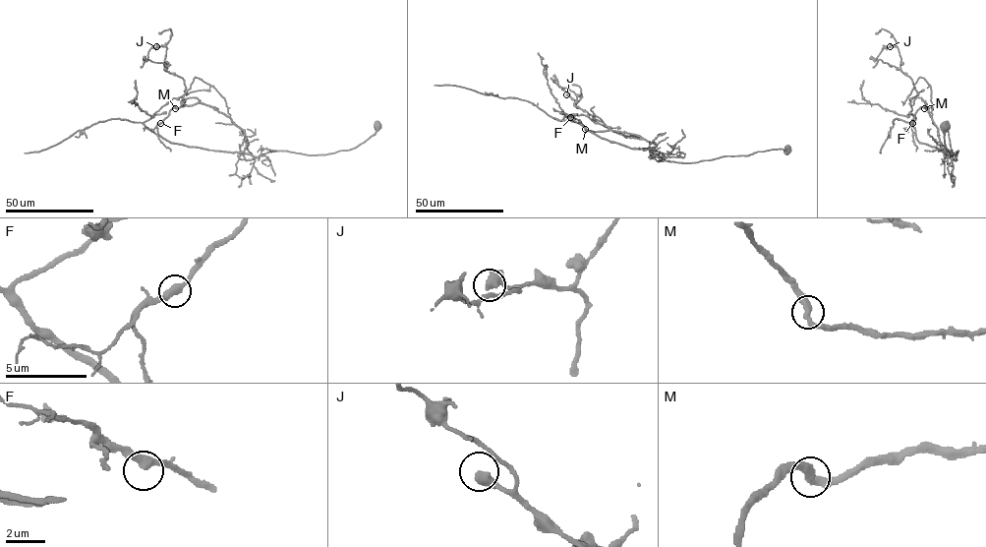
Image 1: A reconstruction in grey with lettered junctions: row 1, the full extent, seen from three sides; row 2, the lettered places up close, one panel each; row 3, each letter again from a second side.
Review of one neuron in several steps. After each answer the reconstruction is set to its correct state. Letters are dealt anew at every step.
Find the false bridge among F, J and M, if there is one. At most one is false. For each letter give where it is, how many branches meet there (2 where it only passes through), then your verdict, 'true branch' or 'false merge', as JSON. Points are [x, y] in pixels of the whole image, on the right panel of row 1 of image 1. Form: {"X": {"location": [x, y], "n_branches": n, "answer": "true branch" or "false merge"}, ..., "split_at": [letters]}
{"F": {"location": [912, 123], "n_branches": 2, "answer": "true branch"}, "J": {"location": [890, 46], "n_branches": 2, "answer": "true branch"}, "M": {"location": [924, 108], "n_branches": 2, "answer": "true branch"}, "split_at": []}

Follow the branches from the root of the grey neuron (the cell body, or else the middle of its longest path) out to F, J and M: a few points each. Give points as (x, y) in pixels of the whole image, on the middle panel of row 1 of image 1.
F: (787, 150), (694, 162), (669, 161), (650, 149), (656, 146), (654, 143), (639, 136), (588, 131), (570, 117)
J: (787, 150), (667, 161), (660, 152), (609, 142), (576, 122), (553, 118), (585, 115), (595, 122), (566, 94)
M: (787, 150), (676, 162), (652, 151), (655, 143), (639, 136), (585, 129)

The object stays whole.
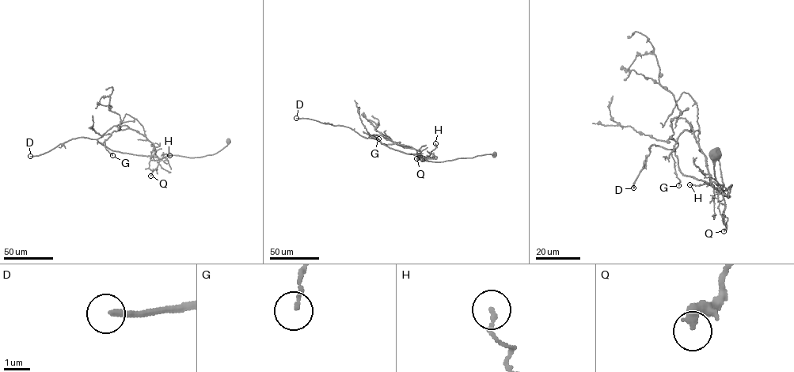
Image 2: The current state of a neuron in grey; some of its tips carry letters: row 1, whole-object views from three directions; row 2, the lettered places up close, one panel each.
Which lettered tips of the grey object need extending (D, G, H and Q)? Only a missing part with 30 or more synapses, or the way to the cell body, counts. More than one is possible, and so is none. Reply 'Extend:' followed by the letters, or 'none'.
Extend: D

